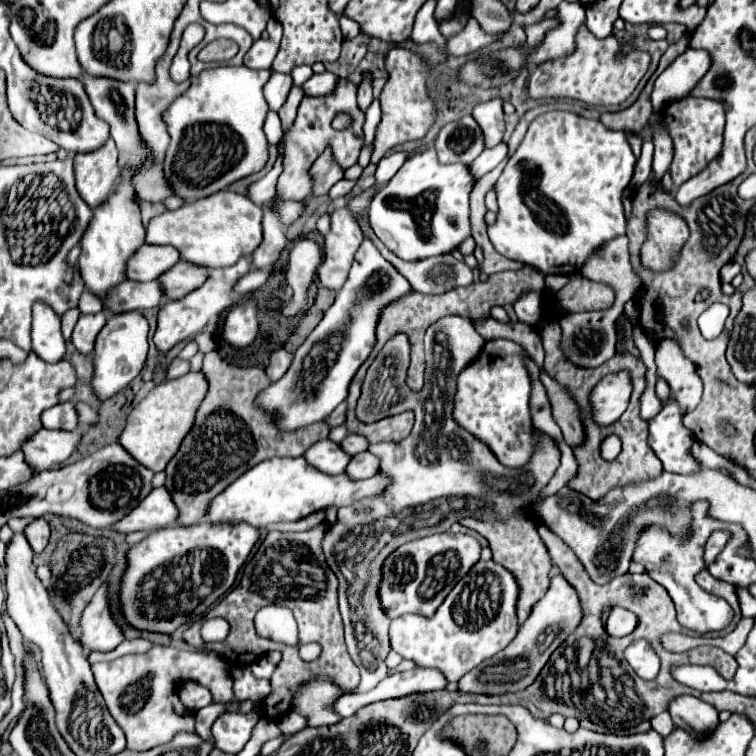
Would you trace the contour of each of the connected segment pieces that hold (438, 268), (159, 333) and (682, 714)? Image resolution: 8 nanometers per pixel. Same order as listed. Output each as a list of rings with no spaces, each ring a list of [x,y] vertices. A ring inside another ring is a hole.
[[[385,248],[385,258],[409,280],[415,292],[429,294],[445,294],[451,288],[469,286],[471,284],[471,268],[465,262],[459,262],[451,254],[425,258],[423,262],[403,262],[393,252]]]
[[[245,256],[243,260],[239,260],[239,264],[231,266],[231,268],[217,268],[211,270],[211,276],[207,278],[207,284],[203,284],[201,288],[197,288],[195,292],[189,292],[185,298],[181,300],[173,300],[161,306],[159,310],[159,318],[157,318],[157,330],[153,336],[153,342],[157,346],[159,352],[169,352],[175,344],[179,344],[181,340],[195,336],[197,332],[203,330],[203,326],[209,322],[211,316],[221,314],[223,310],[233,306],[233,286],[235,282],[247,274],[251,270],[251,256]]]
[[[677,696],[677,700],[669,704],[669,714],[677,728],[691,732],[697,740],[703,740],[719,726],[719,712],[711,704],[693,696]]]

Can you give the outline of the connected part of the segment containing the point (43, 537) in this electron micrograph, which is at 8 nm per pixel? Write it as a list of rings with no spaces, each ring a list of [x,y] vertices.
[[[35,518],[31,524],[25,526],[25,536],[31,544],[31,548],[35,550],[35,554],[39,554],[49,540],[49,524],[45,518]]]

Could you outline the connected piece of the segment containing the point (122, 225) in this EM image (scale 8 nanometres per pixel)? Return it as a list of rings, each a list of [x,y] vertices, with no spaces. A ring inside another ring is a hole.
[[[123,168],[121,172],[123,172],[123,182],[119,186],[119,192],[115,192],[113,200],[107,200],[107,204],[93,210],[93,220],[81,240],[79,270],[83,276],[85,288],[101,300],[105,300],[107,292],[113,286],[127,280],[127,262],[145,244],[145,228],[141,224],[139,206],[135,200],[135,192],[131,188],[133,170]]]

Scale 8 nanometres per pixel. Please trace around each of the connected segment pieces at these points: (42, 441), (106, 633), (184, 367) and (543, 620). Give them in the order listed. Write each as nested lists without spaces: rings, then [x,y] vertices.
[[[39,430],[27,444],[23,444],[23,452],[27,462],[37,470],[51,470],[65,462],[79,446],[81,432],[63,432],[63,430]]]
[[[107,582],[97,590],[93,600],[85,608],[79,638],[83,640],[87,650],[99,650],[99,652],[113,650],[125,640],[123,628],[113,618],[111,604],[107,602]]]
[[[175,358],[173,362],[171,362],[171,366],[169,366],[169,370],[167,370],[167,378],[177,378],[177,376],[183,376],[183,374],[187,374],[189,372],[189,360],[179,360],[179,358]]]
[[[561,574],[553,576],[551,588],[539,600],[539,604],[533,606],[531,616],[519,628],[519,632],[511,640],[511,644],[505,650],[501,650],[499,654],[495,654],[493,658],[485,660],[483,664],[479,664],[471,672],[467,672],[459,680],[459,690],[475,692],[475,694],[505,694],[505,692],[515,692],[515,690],[527,688],[539,676],[539,672],[547,664],[549,656],[567,640],[567,636],[571,632],[577,630],[581,620],[583,620],[583,608],[581,608],[577,590],[571,588],[571,584]]]

